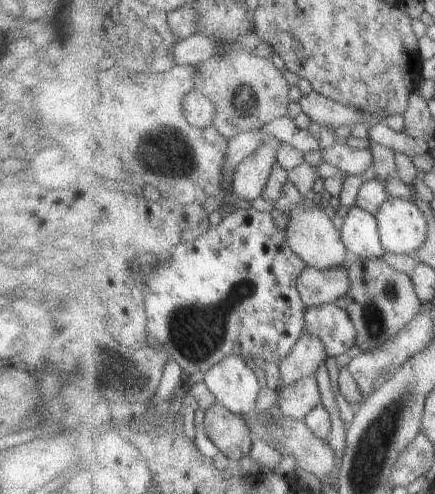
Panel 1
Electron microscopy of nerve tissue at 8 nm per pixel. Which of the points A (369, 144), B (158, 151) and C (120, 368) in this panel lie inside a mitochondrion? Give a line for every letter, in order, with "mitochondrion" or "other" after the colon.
A: other
B: mitochondrion
C: mitochondrion

